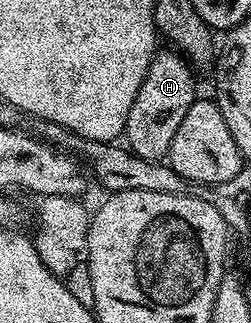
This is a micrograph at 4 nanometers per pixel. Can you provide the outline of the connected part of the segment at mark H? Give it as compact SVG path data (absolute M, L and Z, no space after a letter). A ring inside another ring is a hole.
M157 51L150 62L150 70L146 70L146 78L138 90L138 98L134 98L134 106L130 106L122 133L123 139L128 139L126 144L131 152L146 160L163 161L167 157L174 134L178 134L178 126L182 126L182 118L186 118L186 110L198 99L197 73L192 65L179 52L167 51Z

